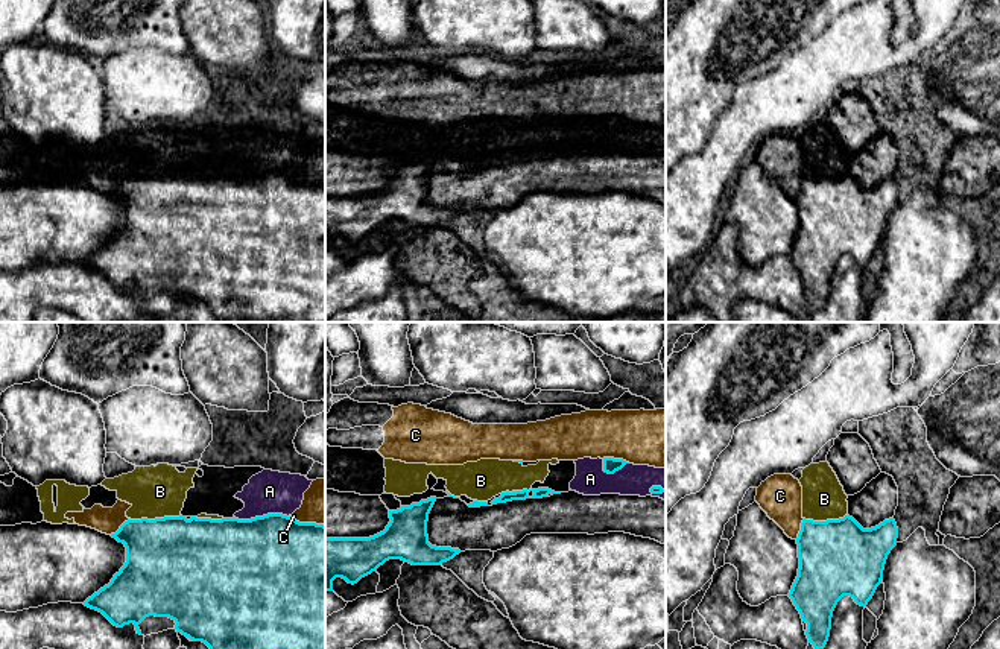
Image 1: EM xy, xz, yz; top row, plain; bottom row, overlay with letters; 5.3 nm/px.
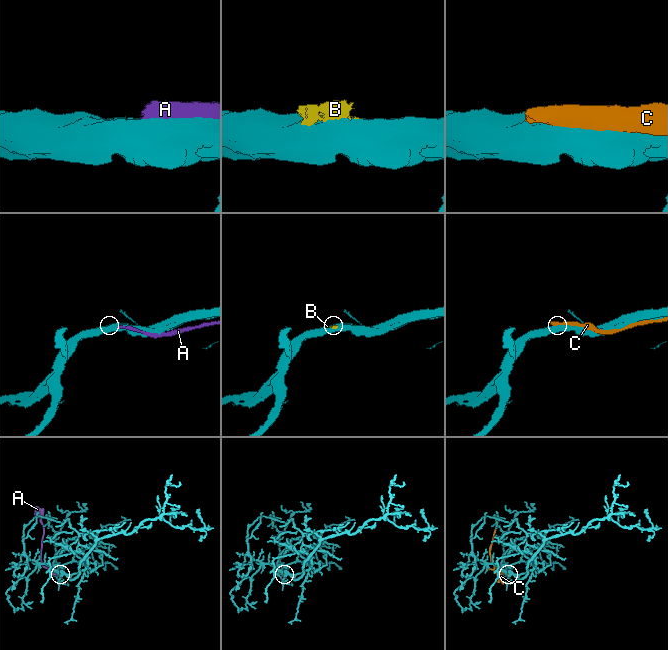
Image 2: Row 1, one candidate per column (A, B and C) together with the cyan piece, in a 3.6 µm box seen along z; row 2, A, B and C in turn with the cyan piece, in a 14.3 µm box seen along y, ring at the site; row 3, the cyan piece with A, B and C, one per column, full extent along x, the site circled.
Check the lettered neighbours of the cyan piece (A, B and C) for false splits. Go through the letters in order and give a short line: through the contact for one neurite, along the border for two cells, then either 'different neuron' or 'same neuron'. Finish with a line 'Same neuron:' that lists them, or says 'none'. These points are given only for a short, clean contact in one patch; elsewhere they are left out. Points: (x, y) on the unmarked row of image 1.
A: different neuron
B: different neuron
C: different neuron
Same neuron: none

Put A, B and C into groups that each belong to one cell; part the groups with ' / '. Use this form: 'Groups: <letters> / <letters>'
Groups: A B / C

